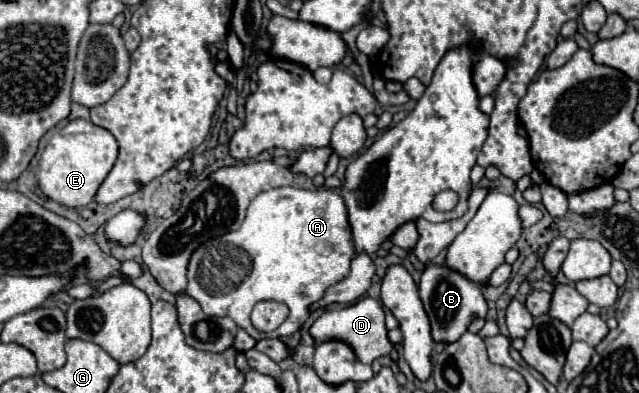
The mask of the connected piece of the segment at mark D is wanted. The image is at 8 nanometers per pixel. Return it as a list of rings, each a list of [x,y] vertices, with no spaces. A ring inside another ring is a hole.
[[[363,297],[355,305],[349,305],[345,309],[333,309],[325,311],[309,329],[311,337],[315,343],[325,343],[325,341],[343,341],[349,343],[351,349],[355,351],[357,359],[361,363],[373,363],[375,359],[389,355],[391,353],[391,341],[387,339],[387,329],[385,329],[385,313],[379,301],[371,297]]]

